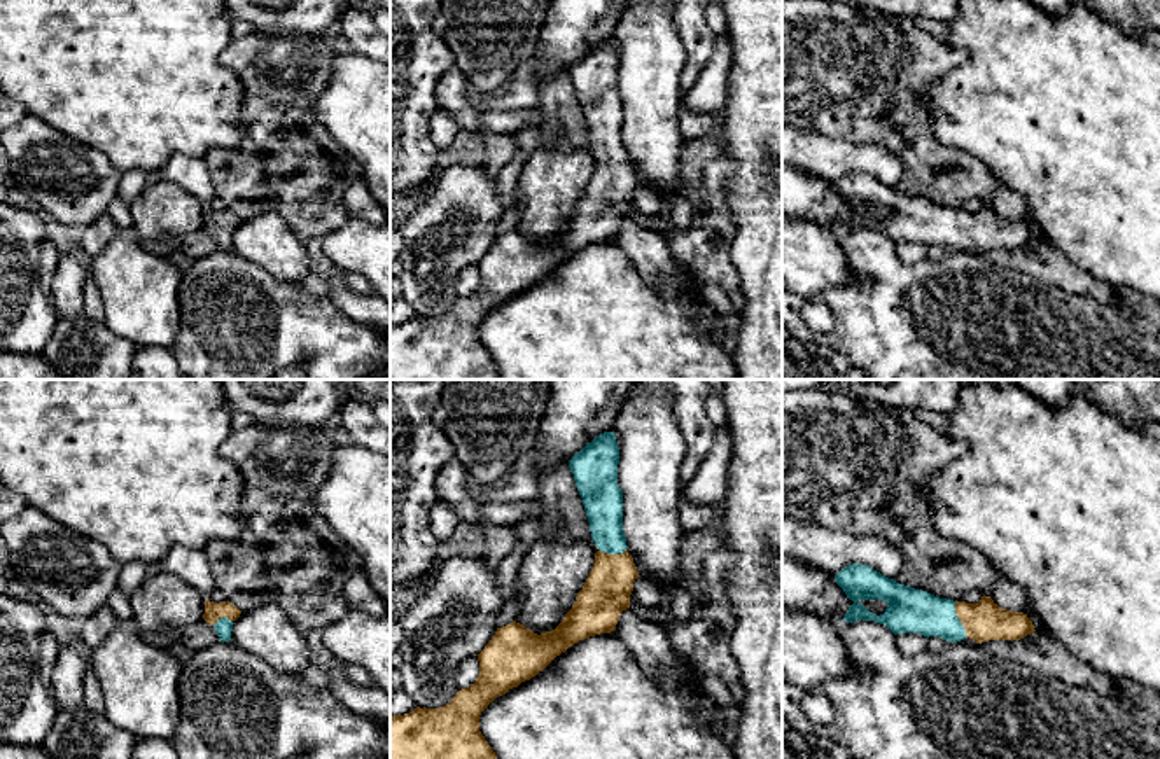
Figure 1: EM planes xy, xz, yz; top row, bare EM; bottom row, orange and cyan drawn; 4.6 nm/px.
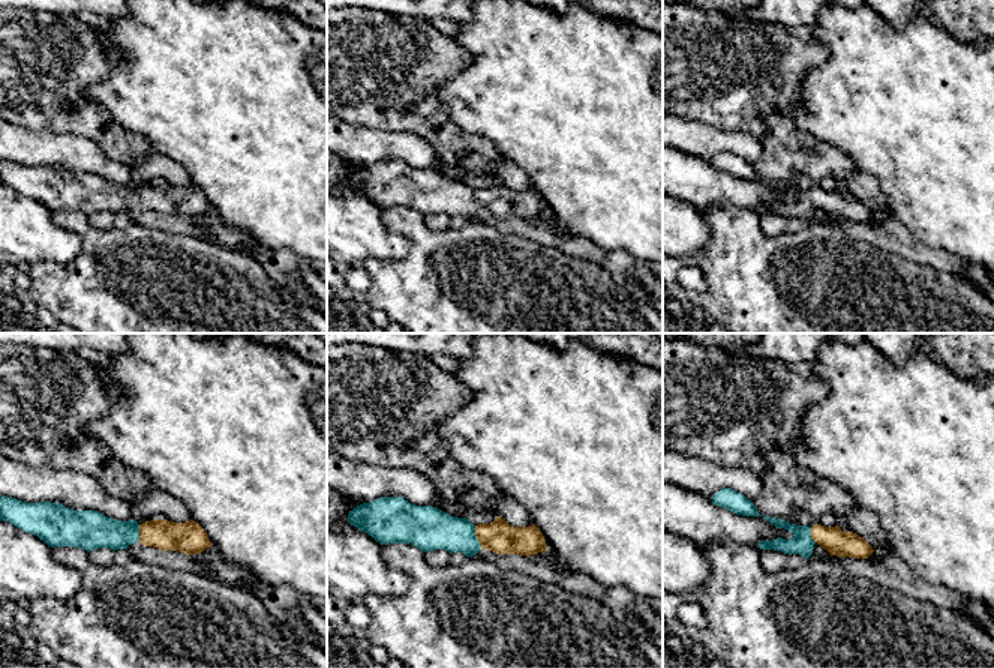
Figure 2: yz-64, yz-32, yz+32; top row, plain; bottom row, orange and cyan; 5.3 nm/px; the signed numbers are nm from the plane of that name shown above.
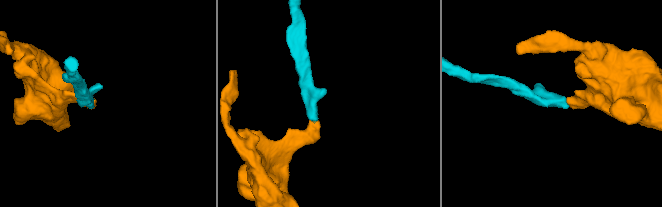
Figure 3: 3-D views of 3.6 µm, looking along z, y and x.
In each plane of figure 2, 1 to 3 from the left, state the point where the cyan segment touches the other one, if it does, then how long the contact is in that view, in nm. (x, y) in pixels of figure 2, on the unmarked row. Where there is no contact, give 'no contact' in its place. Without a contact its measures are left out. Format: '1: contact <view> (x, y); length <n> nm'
1: contact yz-64 (140, 195); length 90 nm
2: contact yz-32 (476, 198); length 130 nm
3: contact yz+32 (811, 198); length 90 nm

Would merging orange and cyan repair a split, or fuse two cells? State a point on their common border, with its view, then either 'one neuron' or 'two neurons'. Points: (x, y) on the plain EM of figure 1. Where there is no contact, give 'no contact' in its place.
yz (959, 228) | one neuron

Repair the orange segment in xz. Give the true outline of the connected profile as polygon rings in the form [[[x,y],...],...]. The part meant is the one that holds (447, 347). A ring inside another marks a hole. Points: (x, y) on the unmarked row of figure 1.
[[[614,40],[597,44],[569,68],[598,159],[563,229],[541,243],[516,229],[497,236],[478,262],[479,283],[471,296],[444,315],[390,324],[390,380],[497,380],[497,364],[479,339],[481,320],[579,248],[616,238],[640,185],[626,159],[618,72]]]

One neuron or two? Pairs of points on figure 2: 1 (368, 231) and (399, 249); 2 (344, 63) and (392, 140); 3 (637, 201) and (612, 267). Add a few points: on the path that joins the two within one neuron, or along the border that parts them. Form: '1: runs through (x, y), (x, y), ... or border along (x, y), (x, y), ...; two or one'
1: runs through (375, 239), (384, 245), (392, 245); one
2: border along (351, 123), (390, 131), (410, 131), (420, 137); two
3: border along (606, 251), (627, 251), (646, 263); two

